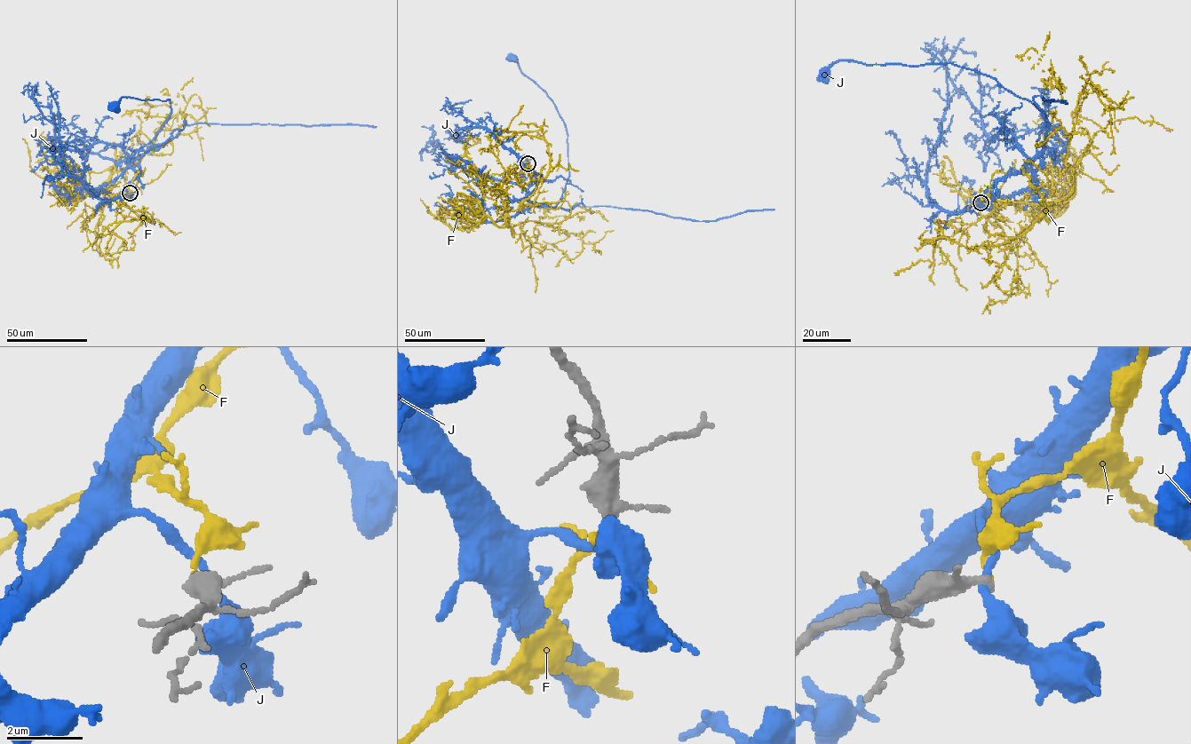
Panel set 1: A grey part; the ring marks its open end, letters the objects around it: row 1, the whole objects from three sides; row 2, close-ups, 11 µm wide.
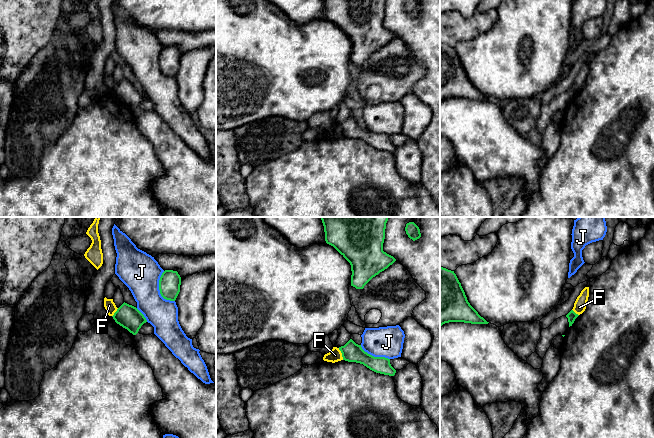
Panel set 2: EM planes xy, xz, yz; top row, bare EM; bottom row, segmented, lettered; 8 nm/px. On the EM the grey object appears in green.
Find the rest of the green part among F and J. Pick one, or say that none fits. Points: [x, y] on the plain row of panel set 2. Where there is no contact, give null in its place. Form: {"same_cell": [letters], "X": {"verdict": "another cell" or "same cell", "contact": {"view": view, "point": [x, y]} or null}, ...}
{"same_cell": [], "F": {"verdict": "another cell", "contact": {"view": "xz", "point": [342, 130]}}, "J": {"verdict": "another cell", "contact": {"view": "xy", "point": [159, 65]}}}

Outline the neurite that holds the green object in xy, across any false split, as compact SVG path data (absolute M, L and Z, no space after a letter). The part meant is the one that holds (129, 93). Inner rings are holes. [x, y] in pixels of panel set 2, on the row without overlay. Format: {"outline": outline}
{"outline": "M123 79L112 92L117 100L136 111L141 102L147 98L144 91L134 82Z"}

